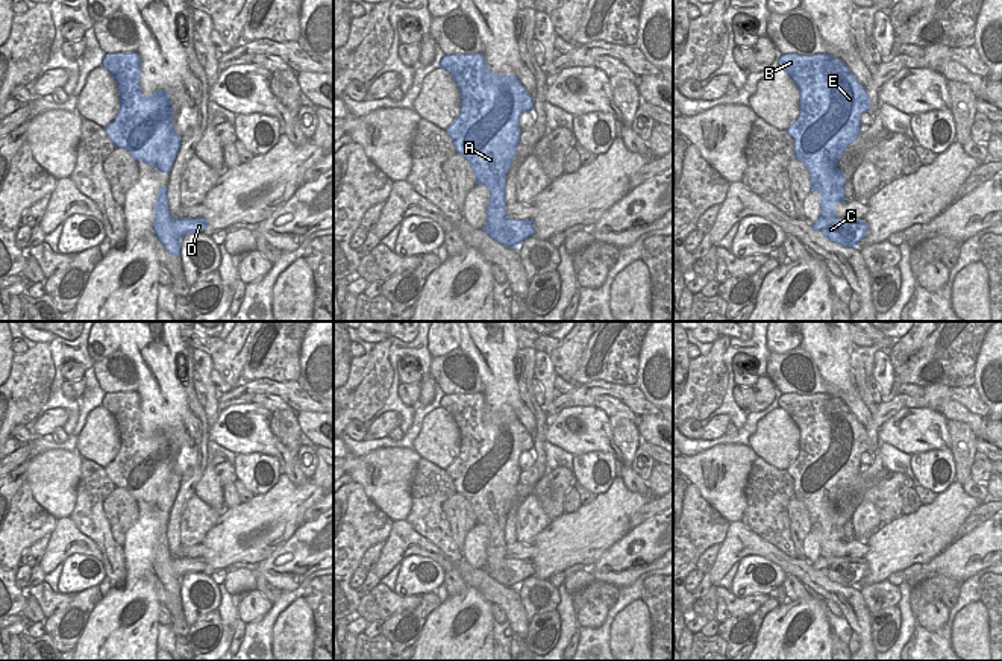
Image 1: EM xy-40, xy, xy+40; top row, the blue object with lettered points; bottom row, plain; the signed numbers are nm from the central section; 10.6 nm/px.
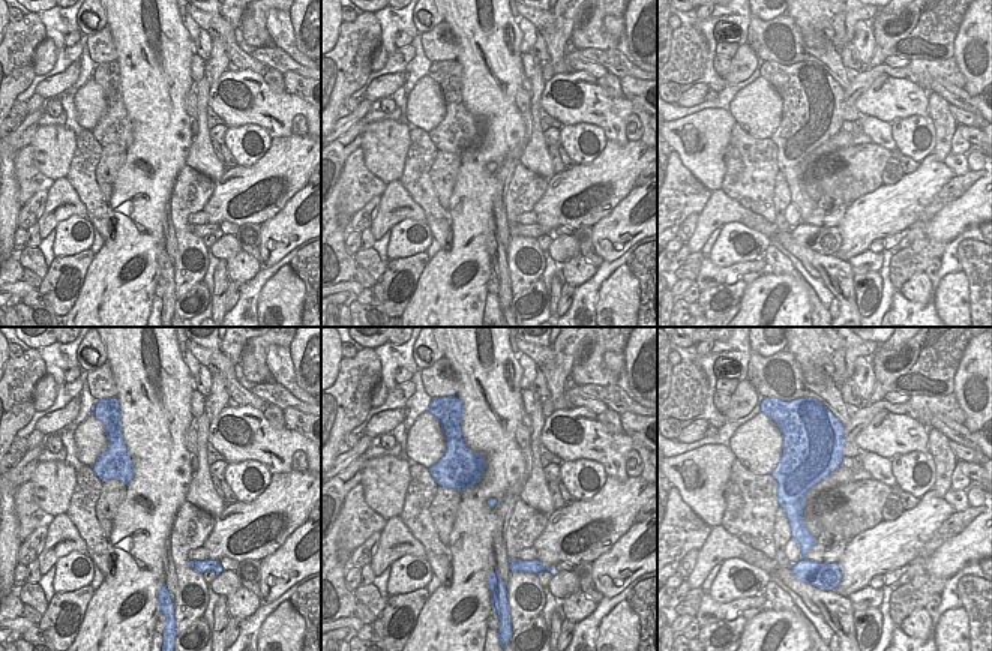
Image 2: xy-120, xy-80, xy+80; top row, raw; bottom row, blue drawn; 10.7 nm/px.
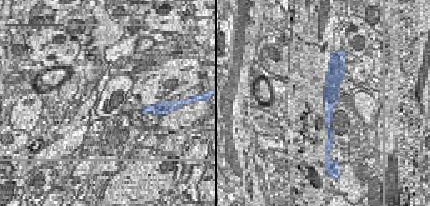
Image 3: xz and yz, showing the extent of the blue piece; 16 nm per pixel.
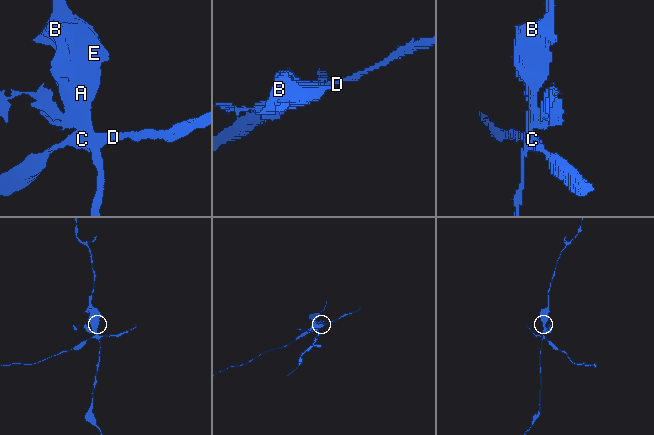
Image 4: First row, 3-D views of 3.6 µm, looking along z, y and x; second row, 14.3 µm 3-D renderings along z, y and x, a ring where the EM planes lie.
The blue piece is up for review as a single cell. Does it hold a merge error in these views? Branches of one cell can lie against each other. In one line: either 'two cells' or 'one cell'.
two cells

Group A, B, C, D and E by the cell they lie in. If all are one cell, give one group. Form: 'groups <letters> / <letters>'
groups A B E / C D

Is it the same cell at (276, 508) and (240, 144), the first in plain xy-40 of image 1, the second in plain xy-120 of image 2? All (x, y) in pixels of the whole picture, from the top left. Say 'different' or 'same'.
different

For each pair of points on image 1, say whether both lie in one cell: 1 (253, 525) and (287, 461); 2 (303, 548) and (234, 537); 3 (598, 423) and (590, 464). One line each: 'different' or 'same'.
1: different
2: different
3: different

